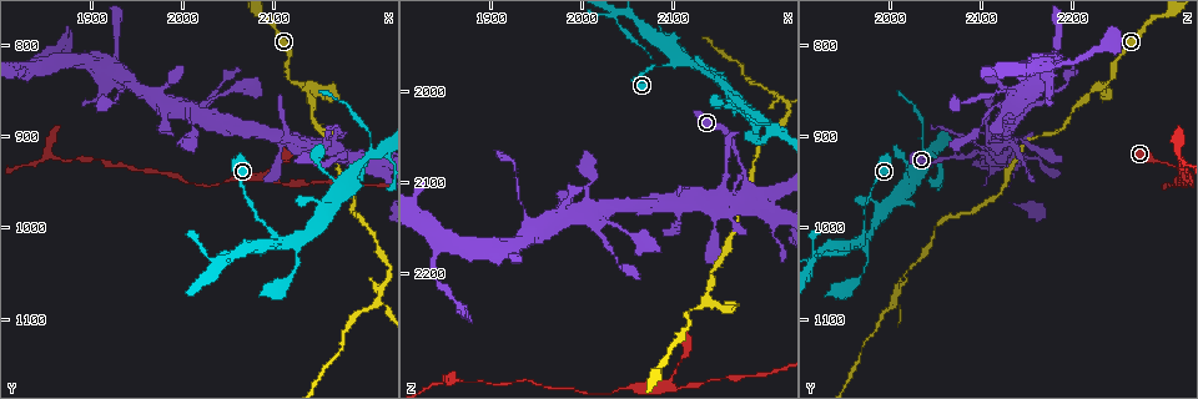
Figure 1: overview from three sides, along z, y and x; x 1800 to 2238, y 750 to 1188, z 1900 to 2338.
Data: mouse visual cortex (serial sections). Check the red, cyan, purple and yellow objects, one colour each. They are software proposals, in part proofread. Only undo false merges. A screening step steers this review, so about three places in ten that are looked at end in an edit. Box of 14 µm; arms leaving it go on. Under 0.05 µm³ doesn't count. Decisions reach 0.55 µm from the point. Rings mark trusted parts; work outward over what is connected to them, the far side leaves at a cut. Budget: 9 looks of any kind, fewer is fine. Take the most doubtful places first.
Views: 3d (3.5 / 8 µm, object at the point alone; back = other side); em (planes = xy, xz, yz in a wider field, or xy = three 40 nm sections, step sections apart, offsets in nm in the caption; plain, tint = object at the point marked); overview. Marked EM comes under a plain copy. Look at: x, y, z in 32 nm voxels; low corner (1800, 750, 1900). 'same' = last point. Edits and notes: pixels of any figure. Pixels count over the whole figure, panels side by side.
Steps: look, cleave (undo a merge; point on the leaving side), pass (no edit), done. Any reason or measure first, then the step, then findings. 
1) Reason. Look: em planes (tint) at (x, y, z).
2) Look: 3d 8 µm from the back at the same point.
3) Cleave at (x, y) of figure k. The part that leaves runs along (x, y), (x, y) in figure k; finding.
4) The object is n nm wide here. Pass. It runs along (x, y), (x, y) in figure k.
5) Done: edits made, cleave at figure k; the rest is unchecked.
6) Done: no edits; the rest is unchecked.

Look: em xy step 2 (tint) at (2220, 1080, 2010).

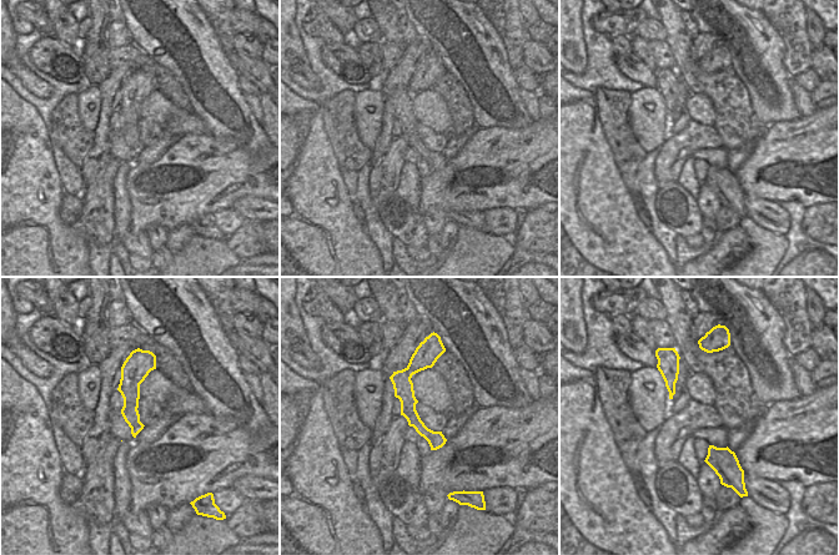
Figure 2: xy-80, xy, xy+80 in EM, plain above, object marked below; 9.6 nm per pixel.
Wider look. Look: 3d 3.5 µm at the same point.

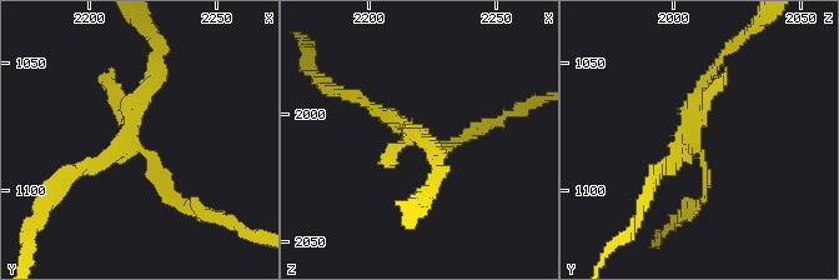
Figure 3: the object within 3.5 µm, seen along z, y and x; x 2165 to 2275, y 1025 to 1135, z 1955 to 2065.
Cleave at (162, 189) of figure 3. The part that leaves runs along (137, 145), (180, 206) in figure 3; two cells meet here.

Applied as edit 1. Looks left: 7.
See it whole again. Look: overview.

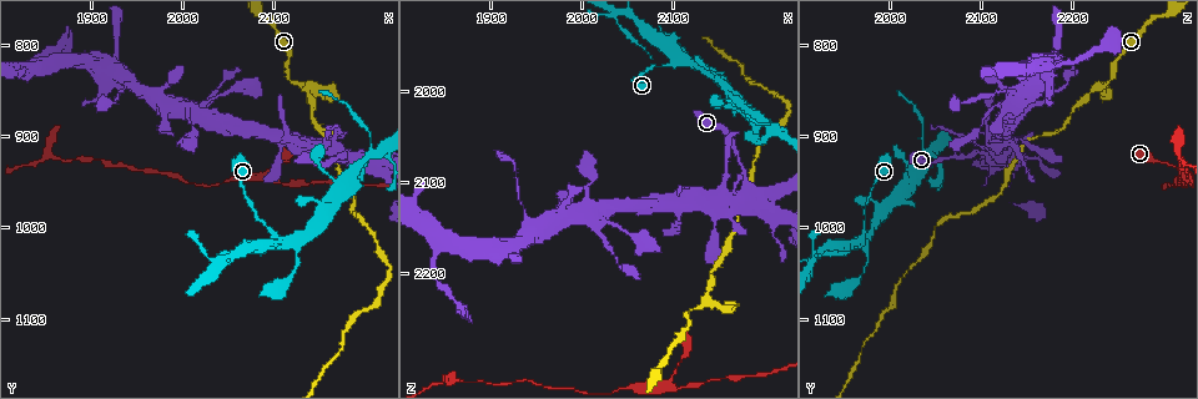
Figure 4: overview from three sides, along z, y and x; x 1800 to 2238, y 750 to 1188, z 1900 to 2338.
Abrupt turn. Look: 3d 3.5 µm at (1855, 925, 2315).

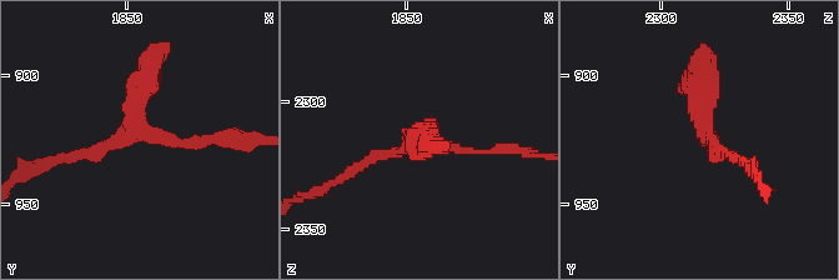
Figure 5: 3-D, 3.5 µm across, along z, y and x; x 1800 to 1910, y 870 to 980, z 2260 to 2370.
Need the tissue. Look: em xy step 2 (tint) at (1856, 923, 2317).

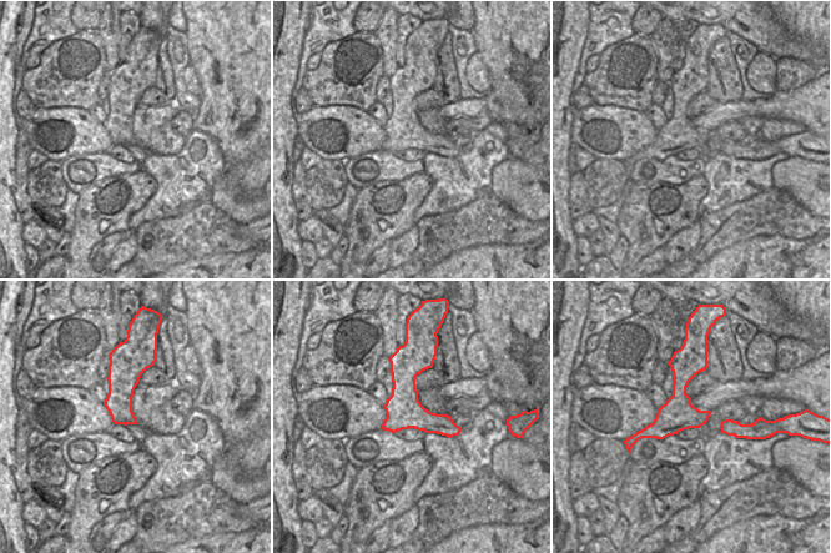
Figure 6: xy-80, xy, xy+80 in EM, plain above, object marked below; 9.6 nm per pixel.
The arms are 100, 150, 350 nm wide. Pass. It runs along (227, 139), (142, 135), (154, 58) in figure 5; continuous, no second cell.

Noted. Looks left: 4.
Thin arm on a thick one. Look: em planes (tint) at (2160, 915, 2120).

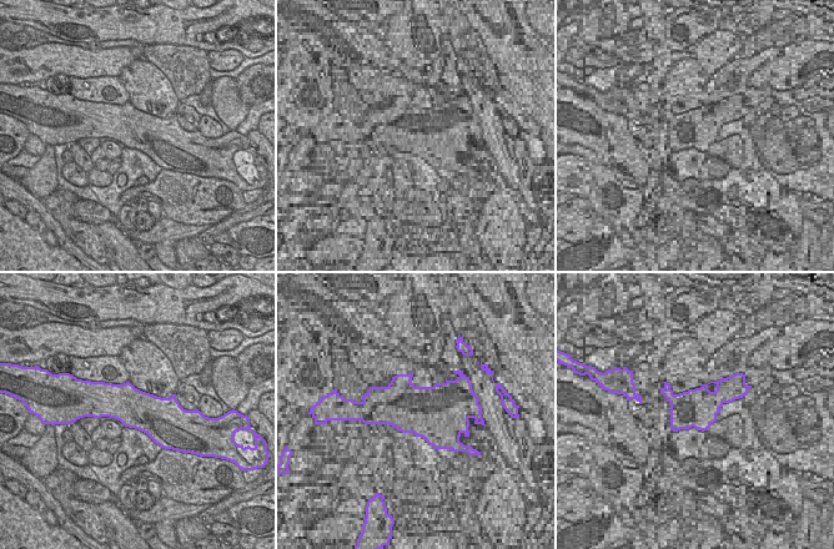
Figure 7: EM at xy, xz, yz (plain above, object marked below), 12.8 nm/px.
Look: 3d 3.5 µm at the same point.

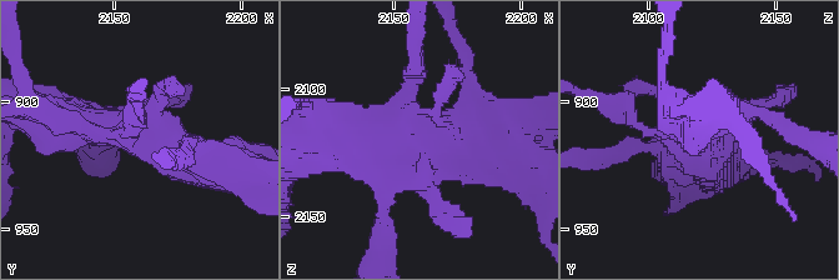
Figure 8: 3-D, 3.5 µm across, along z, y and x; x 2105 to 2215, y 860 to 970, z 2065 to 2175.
Pass. Continuous, no second cell.

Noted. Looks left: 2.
Looks like a crossing. Look: 3d 3.5 µm at (2205, 920, 2040).

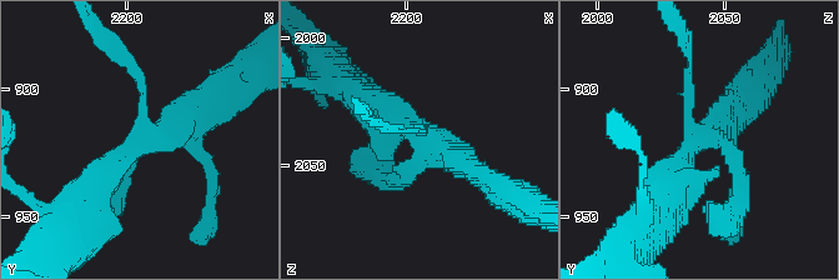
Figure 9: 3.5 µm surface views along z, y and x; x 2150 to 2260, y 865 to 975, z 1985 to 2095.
4 arms meet here; the arms are 150, 200, 300, 350 nm wide. Look: em planes (tint) at (2207, 920, 2039).

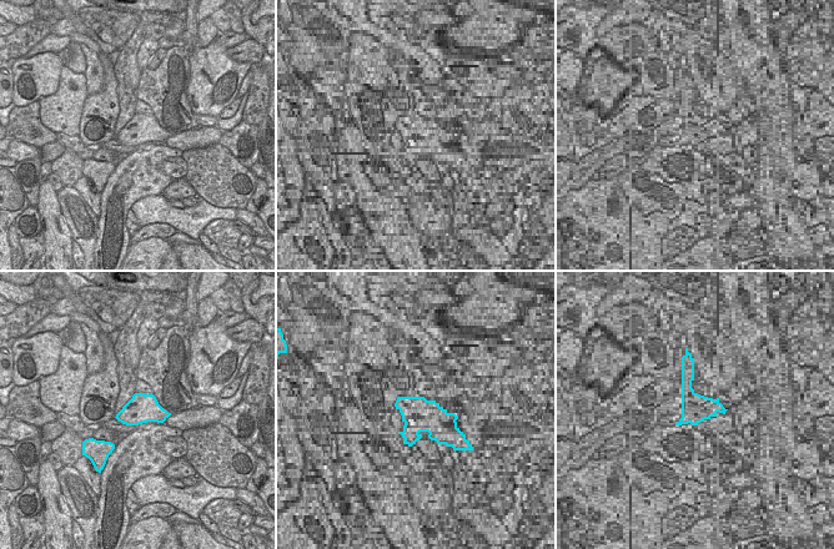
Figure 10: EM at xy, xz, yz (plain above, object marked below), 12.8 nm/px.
Pass. It runs along (91, 190), (206, 101) in figure 9; continuous, no second cell.

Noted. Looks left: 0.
Done: edits made, cleave at figure 3; the rest is unchecked.

